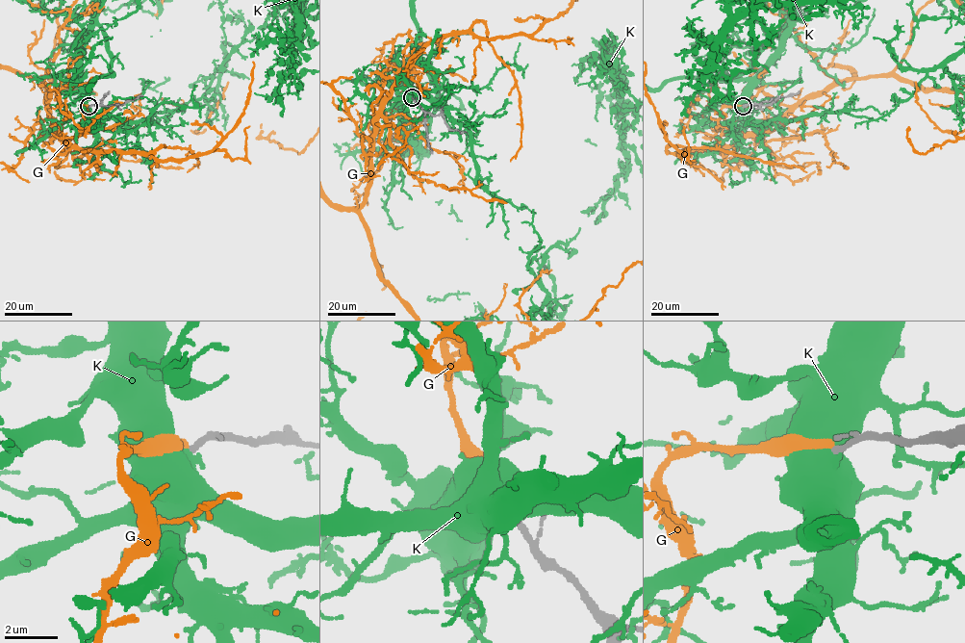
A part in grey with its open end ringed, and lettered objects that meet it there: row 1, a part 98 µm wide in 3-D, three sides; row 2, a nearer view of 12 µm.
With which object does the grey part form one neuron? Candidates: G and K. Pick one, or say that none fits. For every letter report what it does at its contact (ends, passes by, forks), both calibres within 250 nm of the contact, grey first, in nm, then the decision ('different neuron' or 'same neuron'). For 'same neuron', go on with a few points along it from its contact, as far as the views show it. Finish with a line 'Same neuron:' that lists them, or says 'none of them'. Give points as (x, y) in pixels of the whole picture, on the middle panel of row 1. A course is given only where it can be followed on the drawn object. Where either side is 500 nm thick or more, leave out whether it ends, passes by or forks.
G: it ends there; 240 nm thick on the grey side, 240 nm on the other; same neuron
K: 260 nm thick on the grey side, 750 nm on the other; different neuron
Same neuron: G

